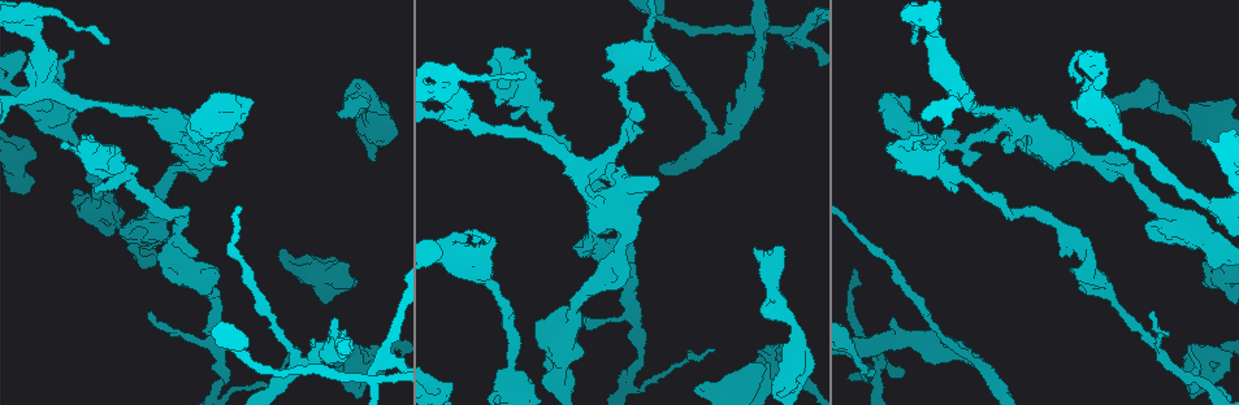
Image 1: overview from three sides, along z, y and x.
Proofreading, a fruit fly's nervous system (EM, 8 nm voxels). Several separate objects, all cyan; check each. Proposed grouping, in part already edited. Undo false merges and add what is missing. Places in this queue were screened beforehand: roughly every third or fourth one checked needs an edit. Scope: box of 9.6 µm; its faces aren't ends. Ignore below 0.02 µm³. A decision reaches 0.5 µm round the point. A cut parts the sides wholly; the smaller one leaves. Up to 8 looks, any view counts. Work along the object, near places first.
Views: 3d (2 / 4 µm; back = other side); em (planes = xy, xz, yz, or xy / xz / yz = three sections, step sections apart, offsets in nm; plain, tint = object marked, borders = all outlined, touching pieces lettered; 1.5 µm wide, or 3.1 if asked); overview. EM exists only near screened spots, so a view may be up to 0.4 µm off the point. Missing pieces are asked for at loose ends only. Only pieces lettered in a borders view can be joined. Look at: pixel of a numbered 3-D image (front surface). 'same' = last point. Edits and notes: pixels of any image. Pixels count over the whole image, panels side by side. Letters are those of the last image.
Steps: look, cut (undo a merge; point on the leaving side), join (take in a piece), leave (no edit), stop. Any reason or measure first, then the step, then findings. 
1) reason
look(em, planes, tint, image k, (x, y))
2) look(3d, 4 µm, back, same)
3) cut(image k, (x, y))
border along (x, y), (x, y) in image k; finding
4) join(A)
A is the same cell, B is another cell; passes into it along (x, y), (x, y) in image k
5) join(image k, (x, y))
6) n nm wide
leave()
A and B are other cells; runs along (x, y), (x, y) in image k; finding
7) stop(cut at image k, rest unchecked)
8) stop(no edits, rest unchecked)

free end
look(3d, 4 µm, image 1, (894, 318))

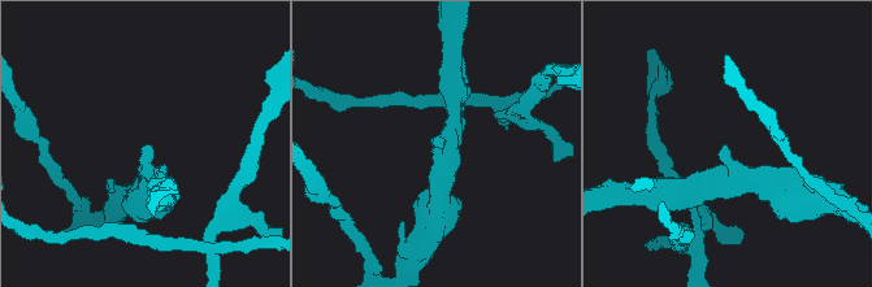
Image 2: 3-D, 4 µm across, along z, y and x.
need the tissue
look(em, planes, plain, image 2, (441, 141))

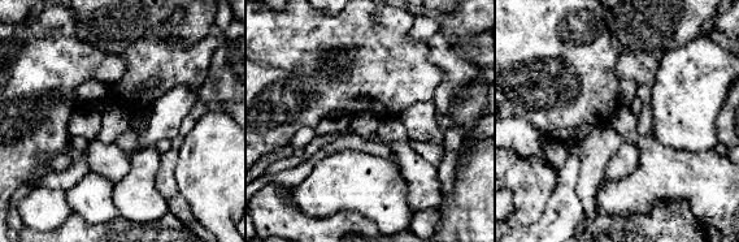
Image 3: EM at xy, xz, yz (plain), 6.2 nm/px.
look(em, planes, borders, same)

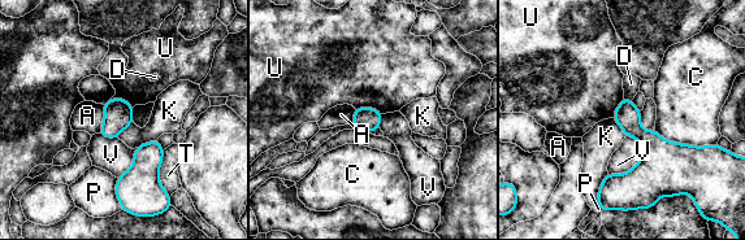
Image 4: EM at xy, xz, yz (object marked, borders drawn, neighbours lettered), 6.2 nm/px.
C touches over 340 nm
leave()
A, C, D, K, P, T, U and V are other cells; border along (607, 171), (600, 187), (597, 203) in image 4; no lettered piece goes on from it

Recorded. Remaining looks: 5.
free end
look(em, planes, borders, image 1, (1064, 164))

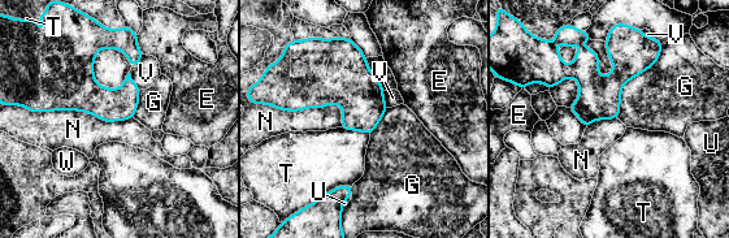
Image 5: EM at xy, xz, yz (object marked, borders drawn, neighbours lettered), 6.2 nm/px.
200 nm wide; N touches over 700 nm
leave()
E, G, N, T, U, V and W are other cells; no lettered piece goes on from it

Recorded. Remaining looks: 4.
thin end
look(em, planes, borders, image 1, (149, 315))

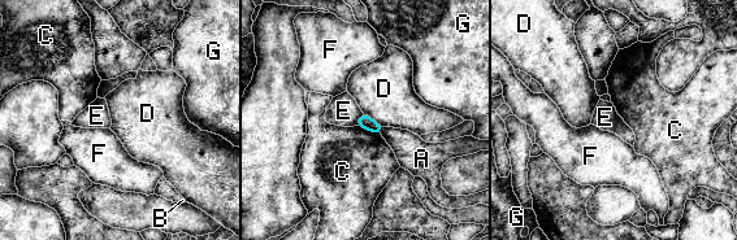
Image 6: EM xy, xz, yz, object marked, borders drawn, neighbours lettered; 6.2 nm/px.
leave()
A, B, C, D, E, F and G are other cells; border along (363, 113), (356, 125) in image 6; no lettered piece goes on from it

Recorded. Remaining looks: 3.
stop(no edits, rest unchecked)

